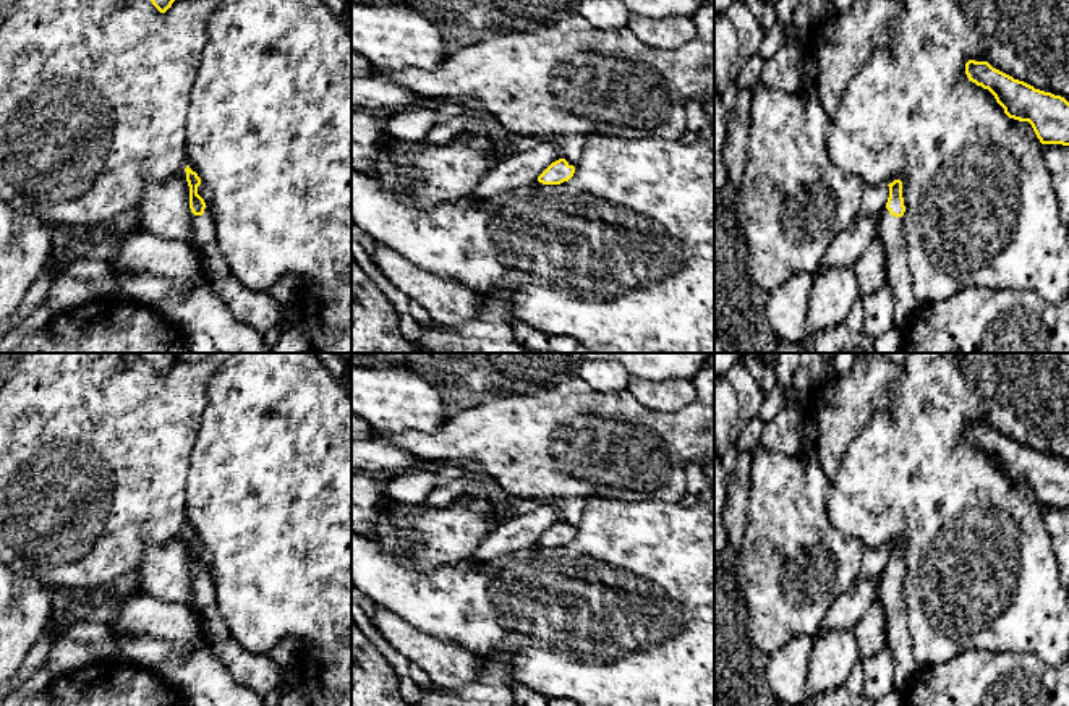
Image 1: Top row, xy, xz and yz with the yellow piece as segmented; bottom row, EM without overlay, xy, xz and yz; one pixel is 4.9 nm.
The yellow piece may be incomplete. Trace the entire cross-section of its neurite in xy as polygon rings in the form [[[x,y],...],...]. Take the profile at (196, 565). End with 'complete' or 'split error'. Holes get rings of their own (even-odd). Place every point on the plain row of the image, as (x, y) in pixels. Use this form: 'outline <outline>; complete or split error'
outline [[[188,528],[185,531],[190,549],[190,572],[193,580],[191,606],[204,625],[204,648],[224,664],[235,683],[264,696],[277,688],[288,672],[298,672],[298,664],[280,667],[267,654],[245,651],[227,628],[215,601],[214,578],[198,557],[201,541]]]; split error

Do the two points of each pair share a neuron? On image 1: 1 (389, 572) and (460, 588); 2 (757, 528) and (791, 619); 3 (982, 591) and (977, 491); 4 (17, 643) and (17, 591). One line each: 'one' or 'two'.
1: one
2: one
3: one
4: one

